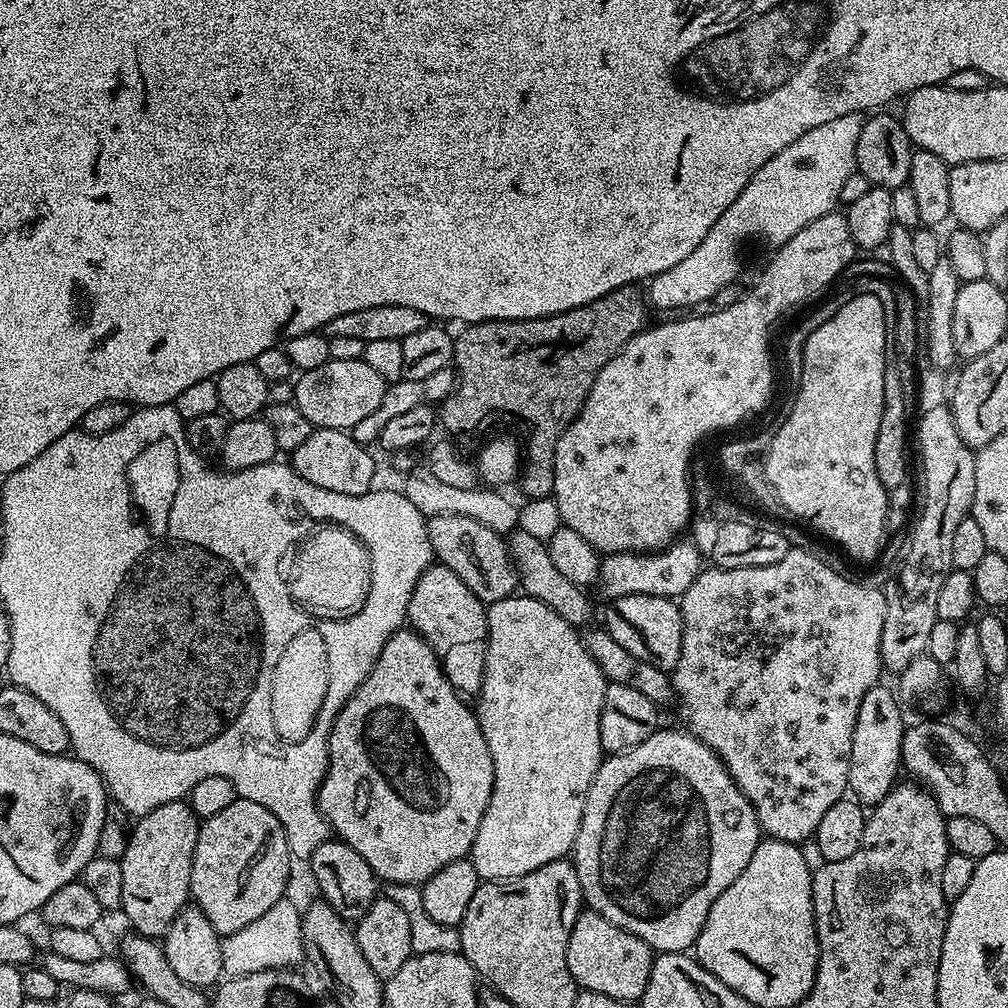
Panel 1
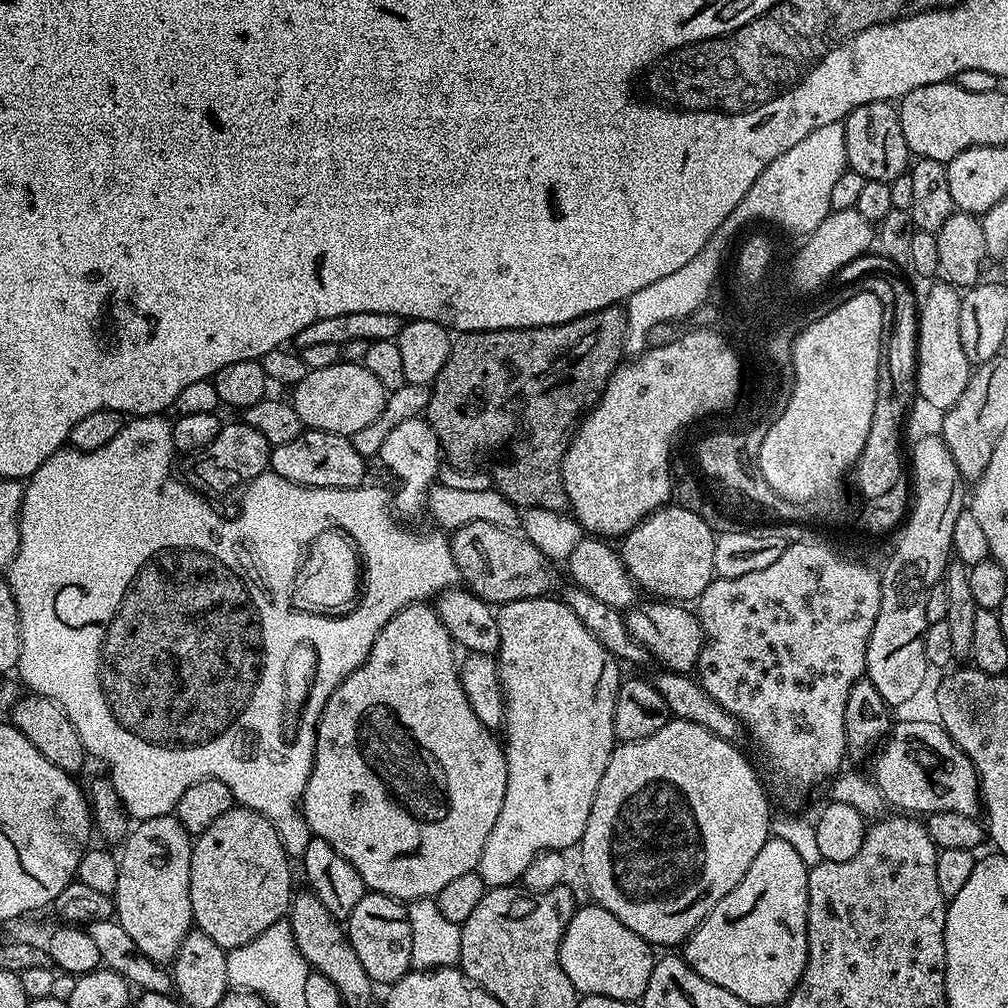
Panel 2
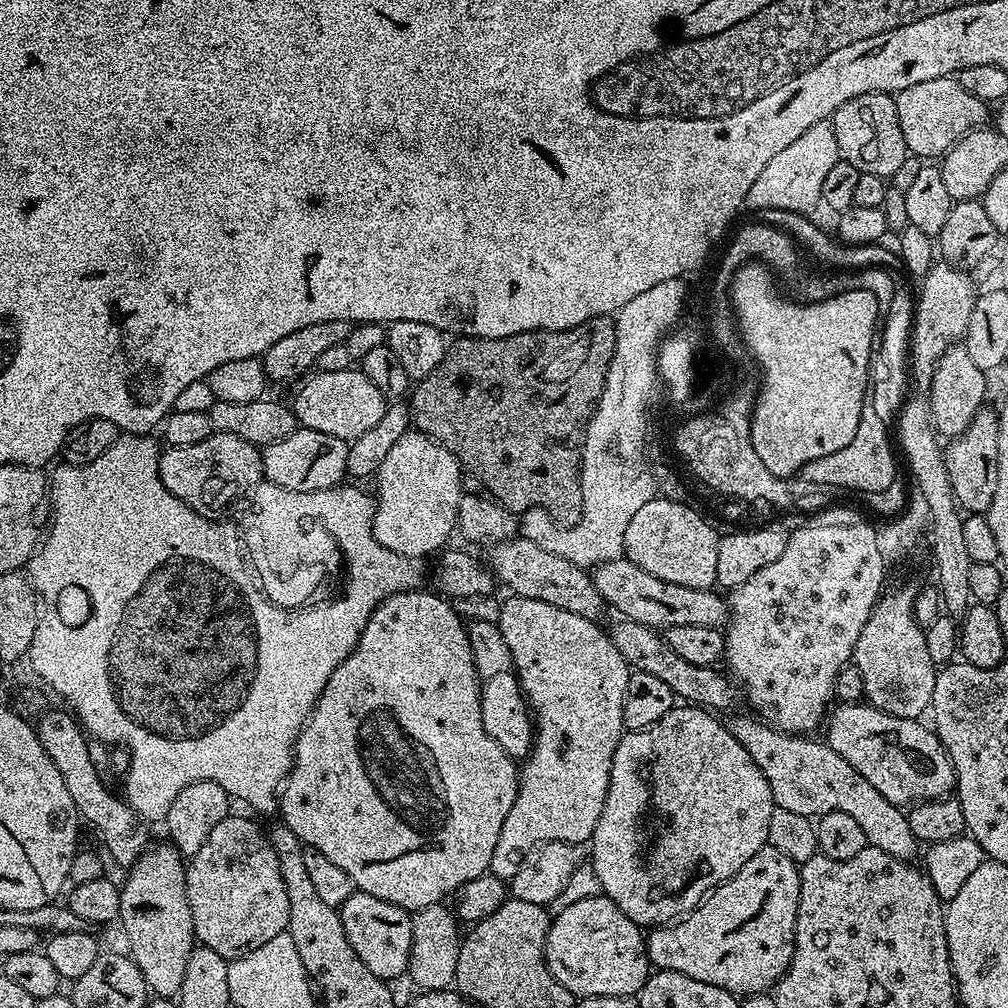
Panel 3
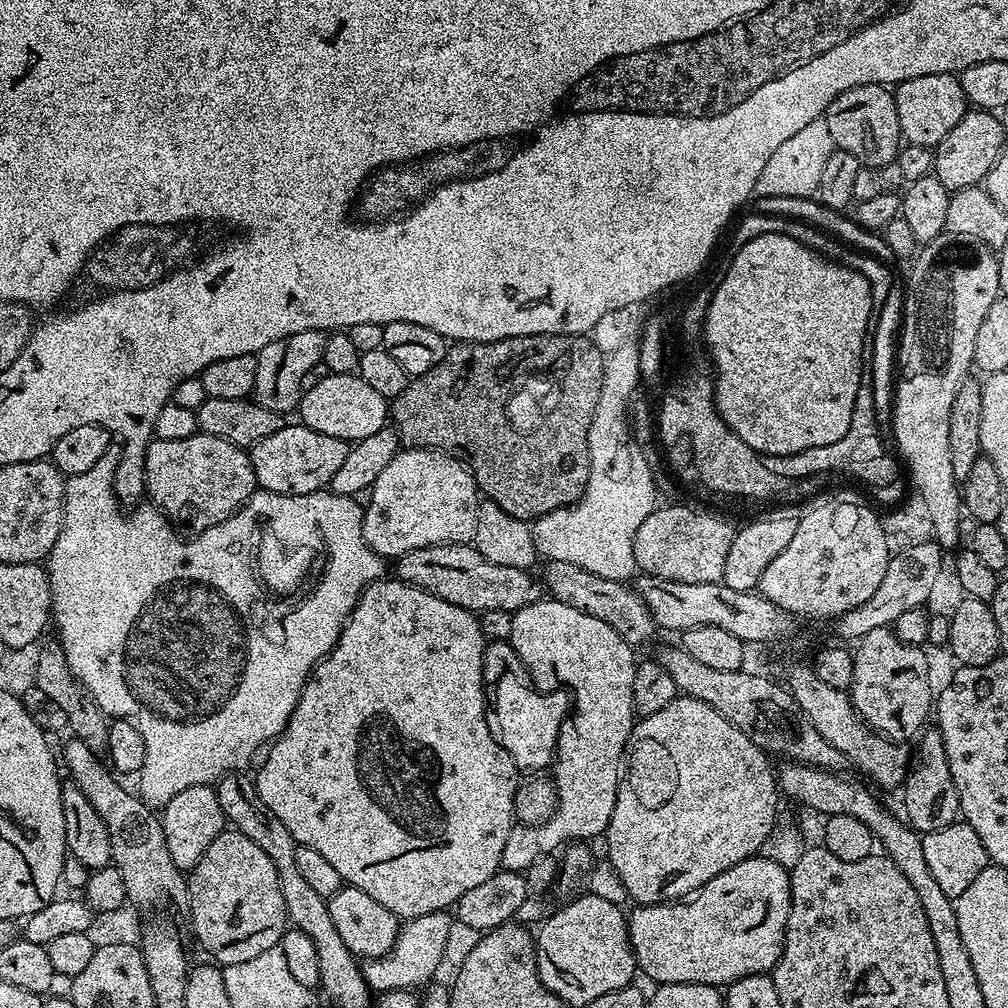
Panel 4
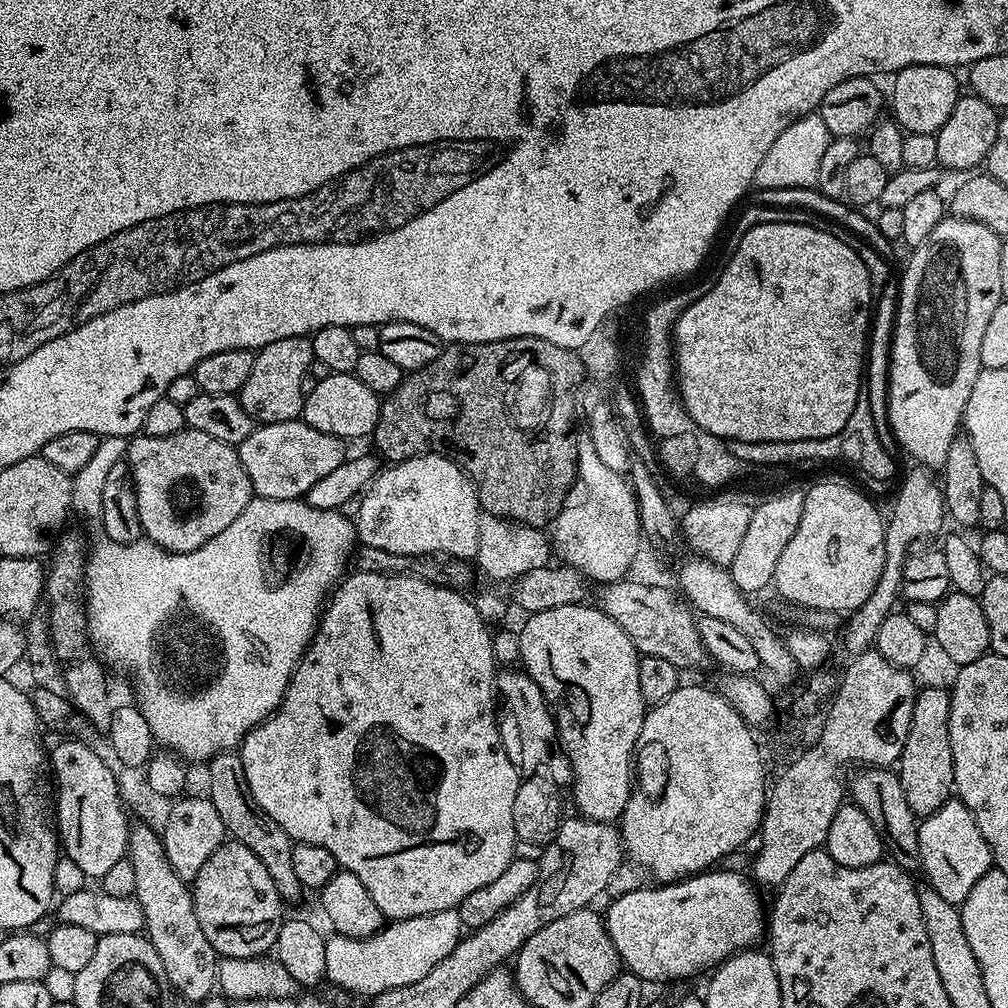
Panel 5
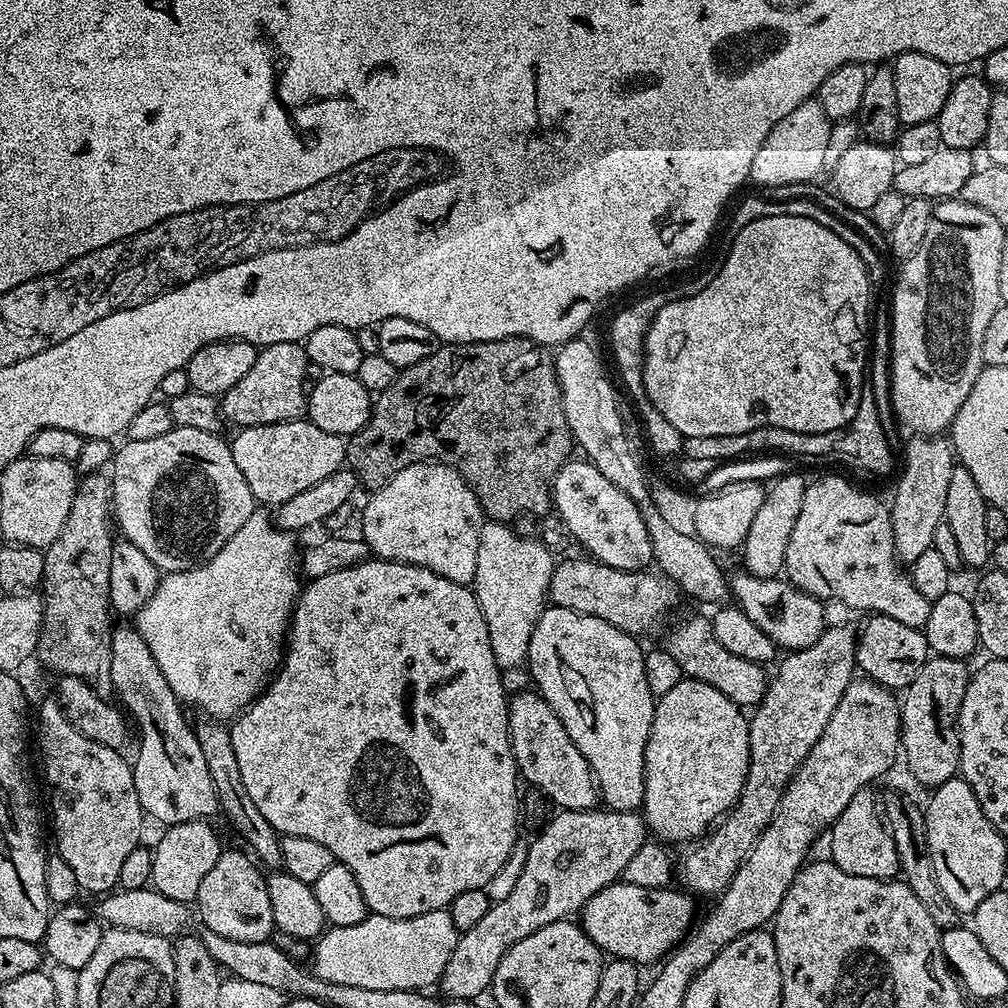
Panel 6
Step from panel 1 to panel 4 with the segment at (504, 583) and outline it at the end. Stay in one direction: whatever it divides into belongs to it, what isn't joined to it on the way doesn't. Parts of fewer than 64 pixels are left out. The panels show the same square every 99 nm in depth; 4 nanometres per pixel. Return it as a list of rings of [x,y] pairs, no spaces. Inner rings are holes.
[[[548,560],[545,565],[542,584],[551,599],[566,606],[574,606],[574,610],[582,610],[590,614],[590,618],[606,622],[610,630],[617,632],[626,643],[633,646],[646,643],[655,632],[658,632],[658,625],[652,619],[644,600],[636,592],[635,587],[629,586],[625,581],[598,578],[598,574],[590,574],[590,570],[582,570],[582,566],[570,566],[570,562]]]

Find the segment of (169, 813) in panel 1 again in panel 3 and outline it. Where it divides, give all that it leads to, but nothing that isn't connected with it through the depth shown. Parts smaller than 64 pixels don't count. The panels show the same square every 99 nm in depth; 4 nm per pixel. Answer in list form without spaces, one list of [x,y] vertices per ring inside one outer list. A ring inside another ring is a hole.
[[[171,842],[153,843],[144,849],[144,853],[127,869],[125,880],[120,889],[119,927],[124,927],[124,936],[128,939],[127,951],[132,961],[142,970],[148,983],[149,993],[156,998],[176,998],[182,990],[182,978],[186,974],[186,962],[193,948],[197,947],[194,918],[190,914],[188,895],[186,894],[185,857]]]

